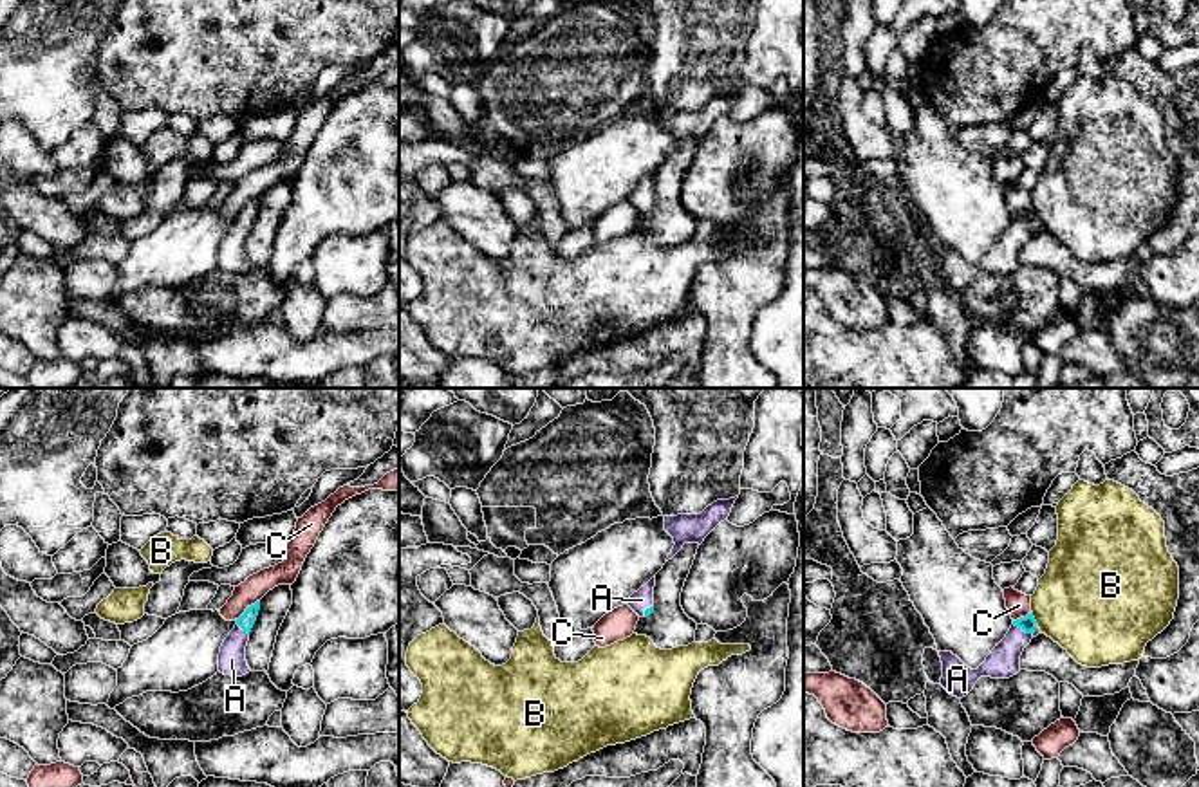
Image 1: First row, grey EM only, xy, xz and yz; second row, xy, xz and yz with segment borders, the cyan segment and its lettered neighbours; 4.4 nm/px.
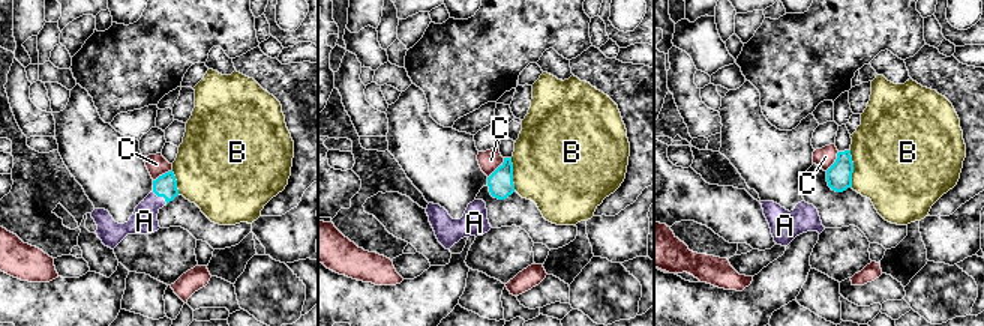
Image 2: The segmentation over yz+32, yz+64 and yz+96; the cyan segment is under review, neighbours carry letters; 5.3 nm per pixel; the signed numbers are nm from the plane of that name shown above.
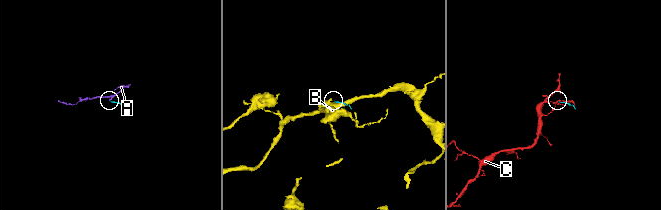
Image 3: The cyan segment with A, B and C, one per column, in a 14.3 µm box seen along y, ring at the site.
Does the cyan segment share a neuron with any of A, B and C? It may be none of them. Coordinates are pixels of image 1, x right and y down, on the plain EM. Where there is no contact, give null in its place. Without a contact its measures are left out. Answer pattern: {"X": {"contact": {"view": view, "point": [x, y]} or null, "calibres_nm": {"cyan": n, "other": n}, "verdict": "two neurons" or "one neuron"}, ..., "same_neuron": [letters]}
{"A": {"contact": {"view": "yz", "point": [1022, 224]}, "calibres_nm": {"cyan": 70, "other": 140}, "verdict": "one neuron"}, "B": {"contact": {"view": "yz", "point": [1033, 213]}, "calibres_nm": {"cyan": 70, "other": 440}, "verdict": "two neurons"}, "C": {"contact": {"view": "xy", "point": [246, 204]}, "calibres_nm": {"cyan": 70, "other": 110}, "verdict": "two neurons"}, "same_neuron": ["A"]}

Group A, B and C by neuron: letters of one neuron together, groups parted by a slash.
A / B / C

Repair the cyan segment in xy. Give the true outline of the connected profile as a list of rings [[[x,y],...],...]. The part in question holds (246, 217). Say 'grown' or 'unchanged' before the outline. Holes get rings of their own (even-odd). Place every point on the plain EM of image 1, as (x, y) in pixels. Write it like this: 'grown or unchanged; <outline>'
grown; [[[260,197],[247,202],[246,208],[237,215],[235,224],[224,235],[218,249],[218,267],[231,273],[242,273],[249,269],[246,256],[246,242],[249,236],[249,227],[256,217],[260,206]]]

